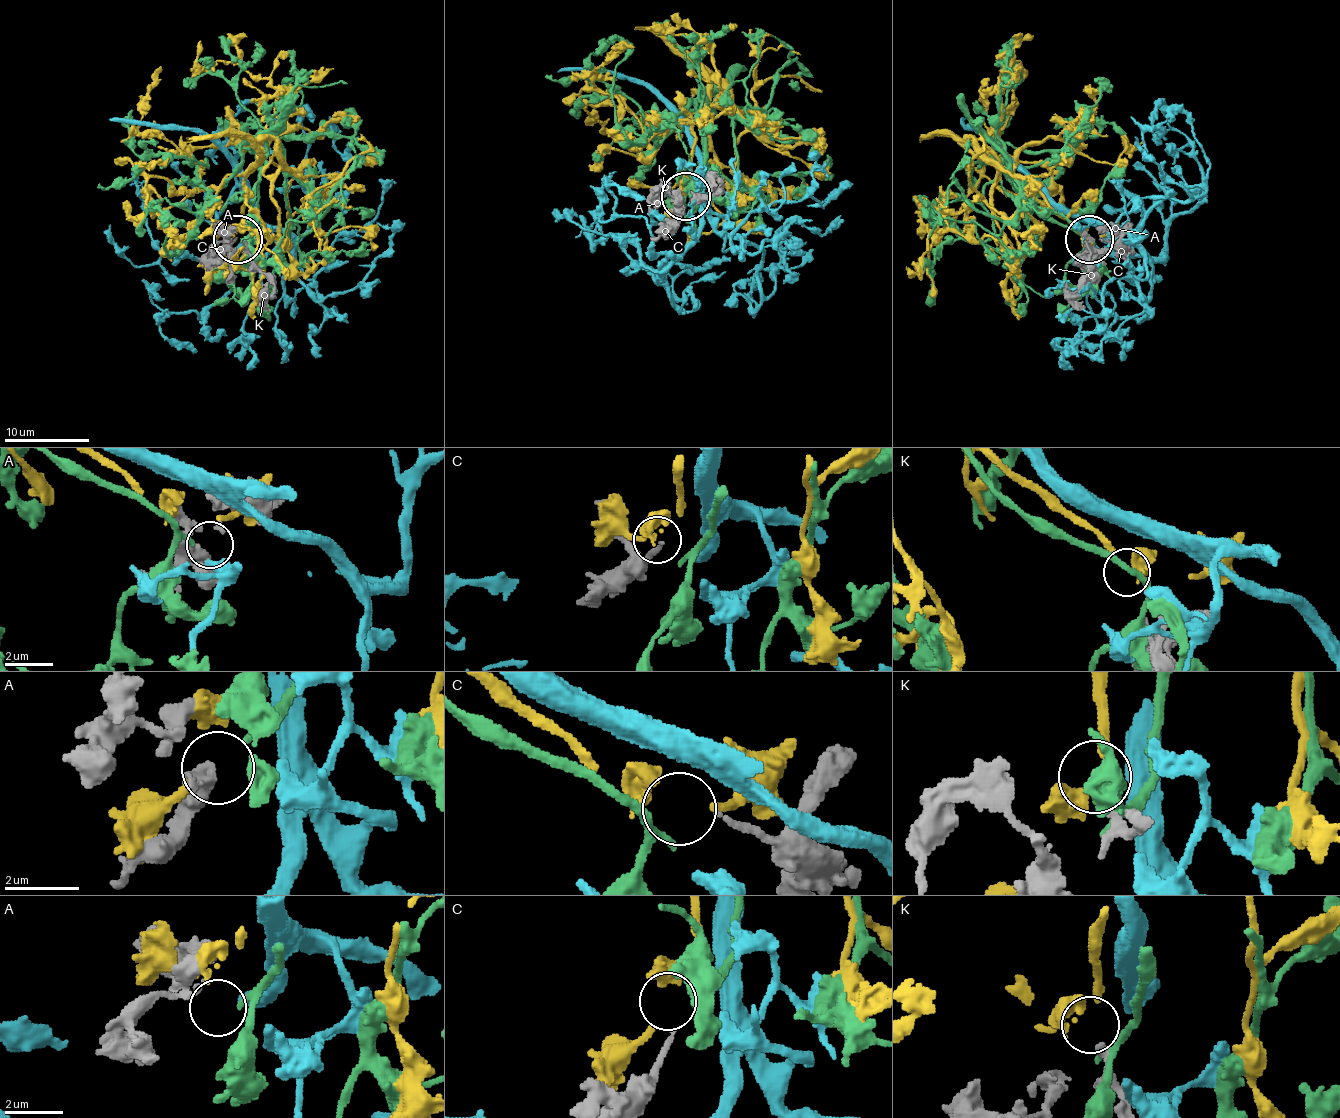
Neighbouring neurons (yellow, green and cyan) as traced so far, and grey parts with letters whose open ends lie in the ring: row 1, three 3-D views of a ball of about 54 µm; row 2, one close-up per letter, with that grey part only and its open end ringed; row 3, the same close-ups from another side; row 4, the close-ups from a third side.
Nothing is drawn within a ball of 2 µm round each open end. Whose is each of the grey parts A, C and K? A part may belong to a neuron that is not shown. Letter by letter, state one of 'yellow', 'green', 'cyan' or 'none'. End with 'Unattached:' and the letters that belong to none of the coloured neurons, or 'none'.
A: green
C: none
K: yellow
Unattached: C

